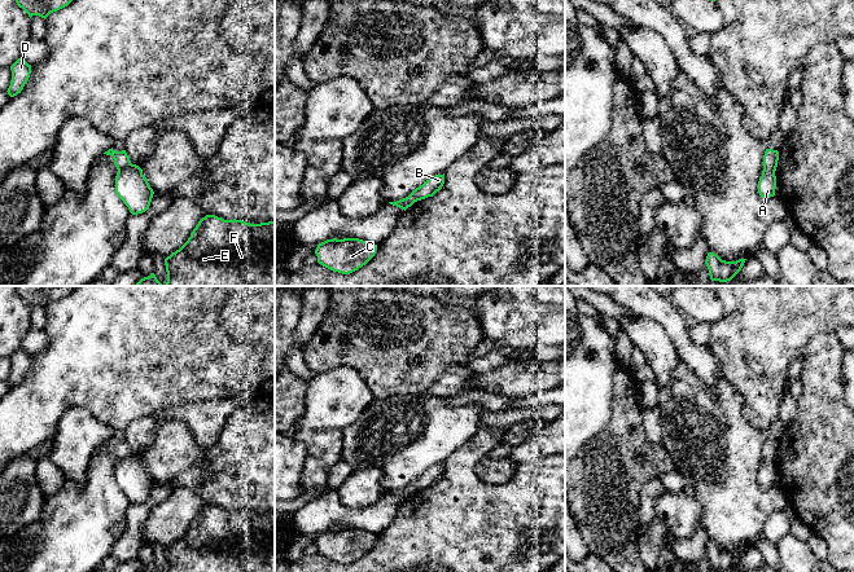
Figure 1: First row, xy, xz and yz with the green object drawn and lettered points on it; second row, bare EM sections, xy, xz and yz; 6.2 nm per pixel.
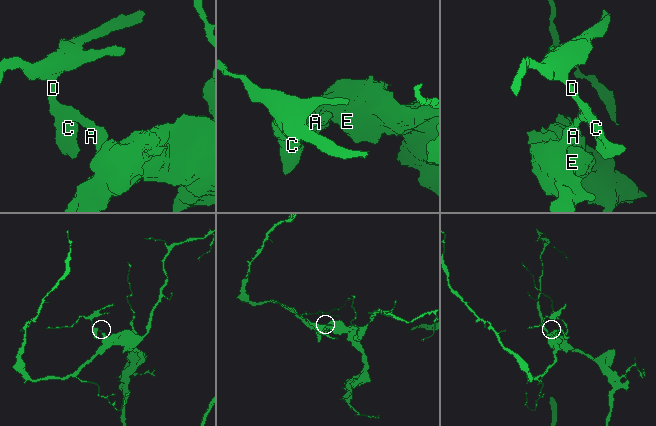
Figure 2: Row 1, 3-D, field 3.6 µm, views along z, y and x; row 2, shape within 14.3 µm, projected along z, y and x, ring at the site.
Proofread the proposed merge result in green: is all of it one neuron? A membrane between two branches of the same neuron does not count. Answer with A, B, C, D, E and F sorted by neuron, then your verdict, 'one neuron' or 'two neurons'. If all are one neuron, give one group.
A B E F / C D | two neurons

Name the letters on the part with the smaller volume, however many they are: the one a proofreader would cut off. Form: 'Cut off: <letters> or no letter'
Cut off: C, D

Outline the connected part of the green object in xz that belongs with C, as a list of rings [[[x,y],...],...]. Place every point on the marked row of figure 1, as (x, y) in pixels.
[[[327,239],[317,245],[317,263],[342,274],[350,274],[365,265],[376,254],[377,245],[359,239]]]

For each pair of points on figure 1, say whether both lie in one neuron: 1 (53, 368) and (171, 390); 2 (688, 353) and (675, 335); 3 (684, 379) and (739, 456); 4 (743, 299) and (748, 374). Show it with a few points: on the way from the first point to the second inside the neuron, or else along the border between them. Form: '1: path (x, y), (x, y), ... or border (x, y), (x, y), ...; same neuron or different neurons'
1: path (83, 368), (141, 368); same neuron
2: path (687, 350), (679, 339); same neuron
3: path (704, 399), (731, 426), (731, 436); same neuron
4: path (748, 317), (748, 356); same neuron

